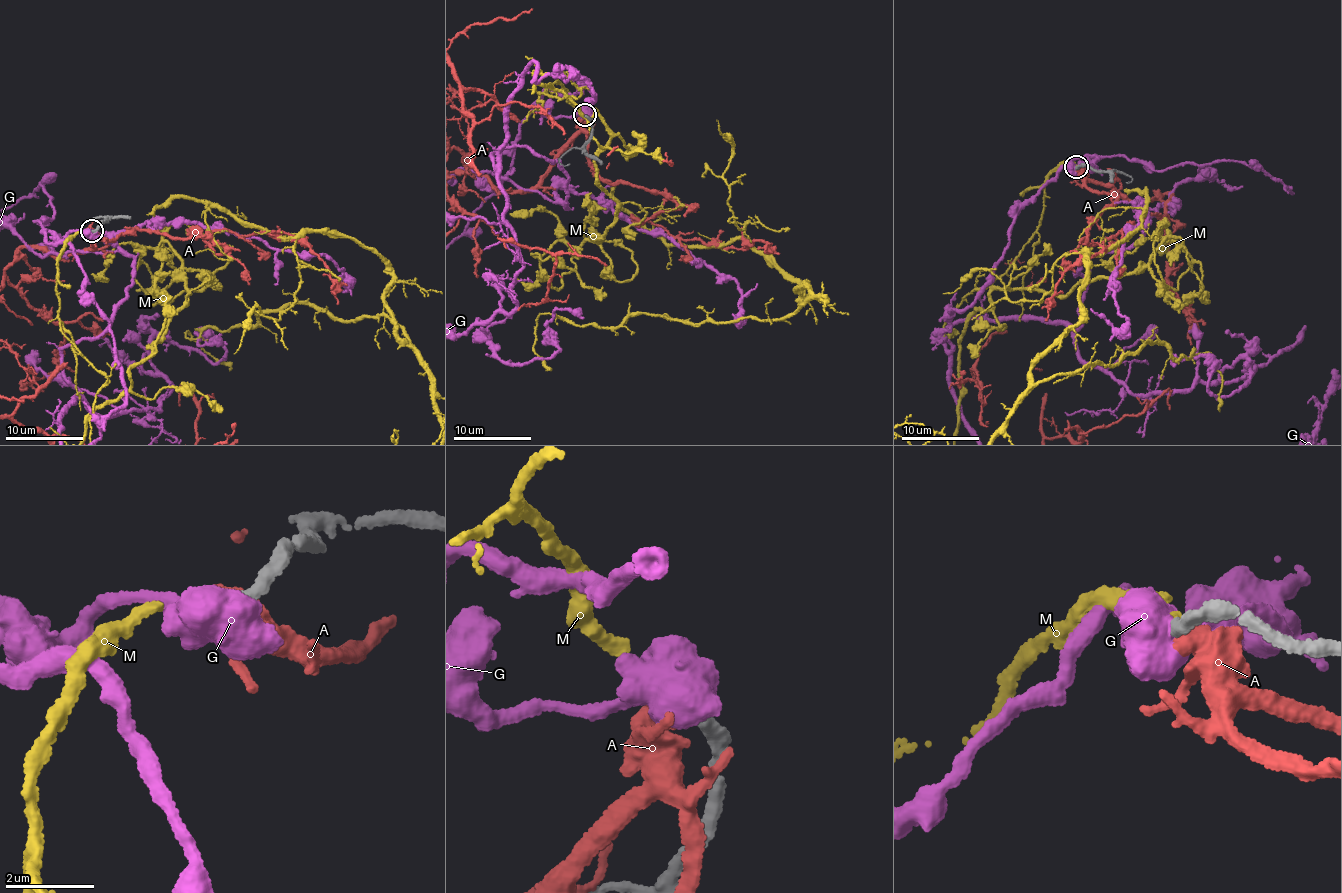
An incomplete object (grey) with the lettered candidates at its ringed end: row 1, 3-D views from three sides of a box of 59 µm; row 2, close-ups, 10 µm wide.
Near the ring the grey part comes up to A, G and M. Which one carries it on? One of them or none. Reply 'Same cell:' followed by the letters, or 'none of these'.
Same cell: M

